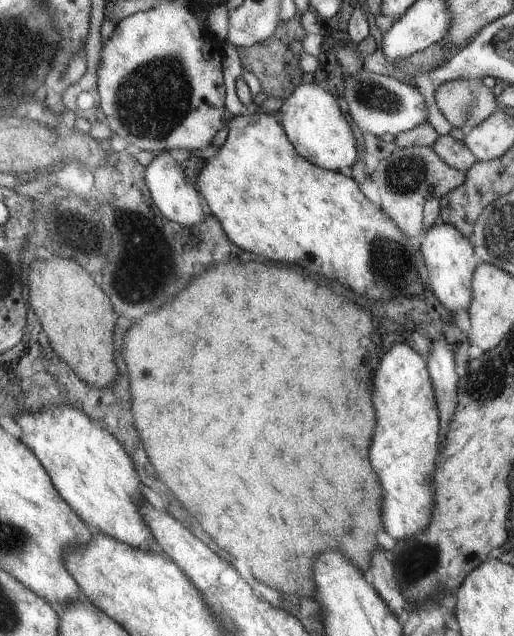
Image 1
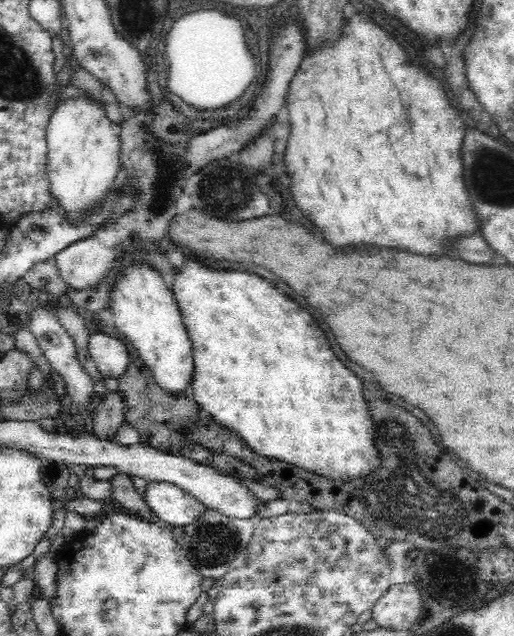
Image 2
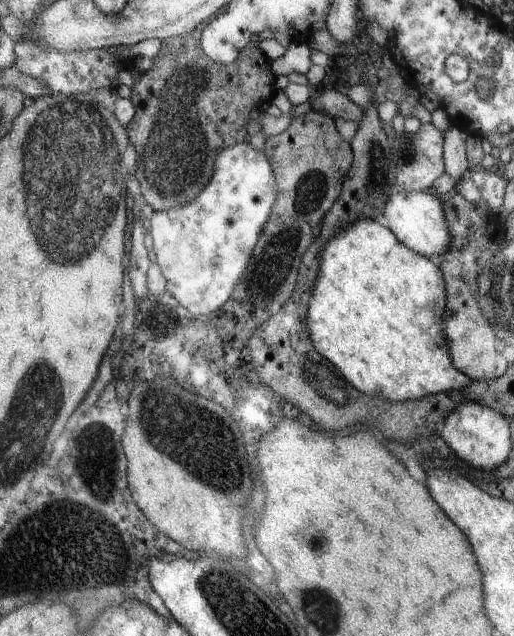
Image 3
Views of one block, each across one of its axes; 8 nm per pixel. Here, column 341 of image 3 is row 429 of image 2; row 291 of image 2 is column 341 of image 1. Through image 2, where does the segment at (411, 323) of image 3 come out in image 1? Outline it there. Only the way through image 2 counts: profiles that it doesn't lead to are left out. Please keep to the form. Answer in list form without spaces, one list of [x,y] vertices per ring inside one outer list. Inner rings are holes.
[[[255,107],[250,108],[250,114],[231,118],[226,132],[223,145],[204,161],[197,172],[195,186],[207,211],[220,222],[233,244],[269,260],[299,264],[309,272],[345,280],[355,292],[367,294],[369,298],[421,292],[423,286],[413,256],[415,252],[411,251],[407,241],[409,237],[385,212],[381,214],[369,204],[369,200],[357,190],[351,176],[341,176],[340,171],[323,170],[301,158],[280,122],[271,113],[264,113]]]

